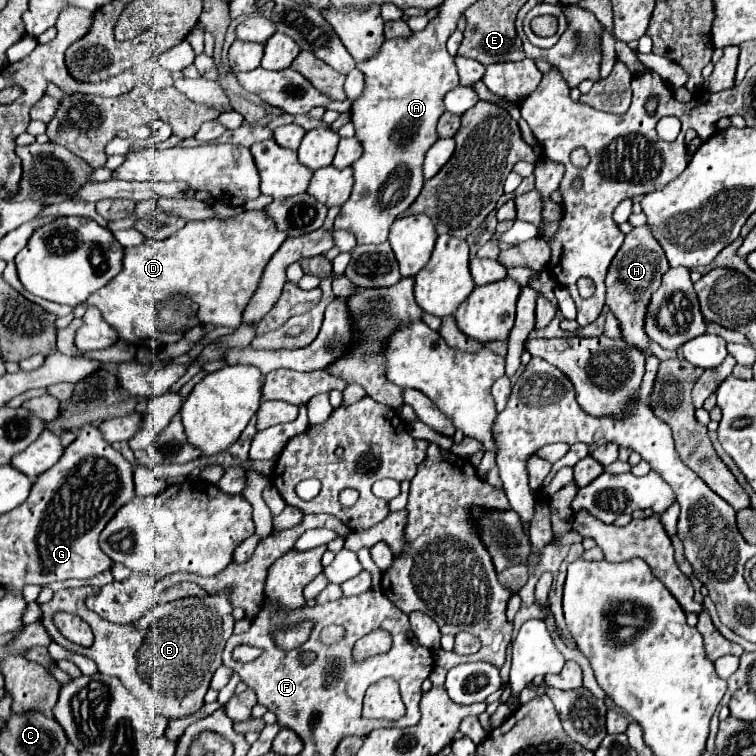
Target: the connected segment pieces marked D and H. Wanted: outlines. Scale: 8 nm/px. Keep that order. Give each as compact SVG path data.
M244 210L238 216L228 220L218 220L218 218L192 220L192 222L186 222L182 230L178 230L174 236L166 240L160 240L160 242L146 240L142 246L126 248L120 274L112 278L104 288L96 290L86 300L86 306L90 304L98 306L98 310L102 312L102 318L116 328L120 340L130 342L134 346L146 344L148 340L158 340L158 346L166 346L182 340L182 332L162 330L162 324L158 322L158 308L168 296L174 296L174 294L184 294L192 302L198 300L196 318L202 324L228 326L234 330L242 324L242 310L250 300L250 296L254 294L264 266L268 264L272 254L282 246L284 240L286 240L286 234L280 234L280 230L272 226L272 220L264 218L264 212Z
M644 224L644 226L634 228L632 232L626 234L626 240L624 240L622 248L618 250L618 254L614 256L608 276L606 276L606 290L608 290L606 292L606 306L620 322L622 340L626 344L638 348L640 352L644 352L646 358L652 354L650 352L650 338L644 330L646 308L650 304L652 294L658 290L662 276L668 272L668 268L670 266L668 266L662 246L654 238L652 228L648 224Z

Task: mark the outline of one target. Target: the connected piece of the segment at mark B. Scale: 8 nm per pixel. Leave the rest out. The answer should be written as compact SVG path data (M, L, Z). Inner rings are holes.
M98 586L64 588L58 590L50 602L42 604L42 622L52 640L72 652L92 658L100 674L116 676L146 708L152 708L154 714L174 720L198 712L200 706L204 706L204 696L208 692L212 674L222 664L224 646L232 636L234 620L228 598L220 598L220 594L206 598L182 598L162 604L162 612L160 608L146 612L132 624L112 624L88 610L84 604L88 596L98 592ZM56 612L80 616L92 628L94 644L84 648L64 638L54 624Z

